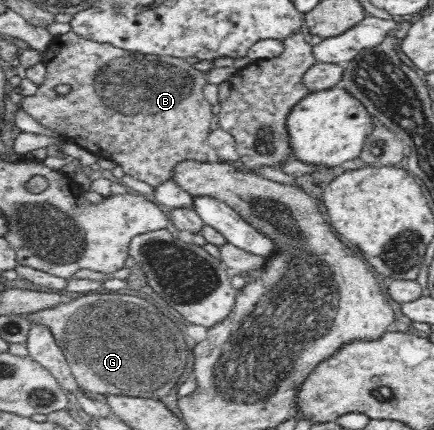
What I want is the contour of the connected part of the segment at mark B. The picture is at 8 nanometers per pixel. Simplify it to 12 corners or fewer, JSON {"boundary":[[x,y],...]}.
{"boundary":[[70,31],[21,108],[150,184],[206,162],[204,72]]}

